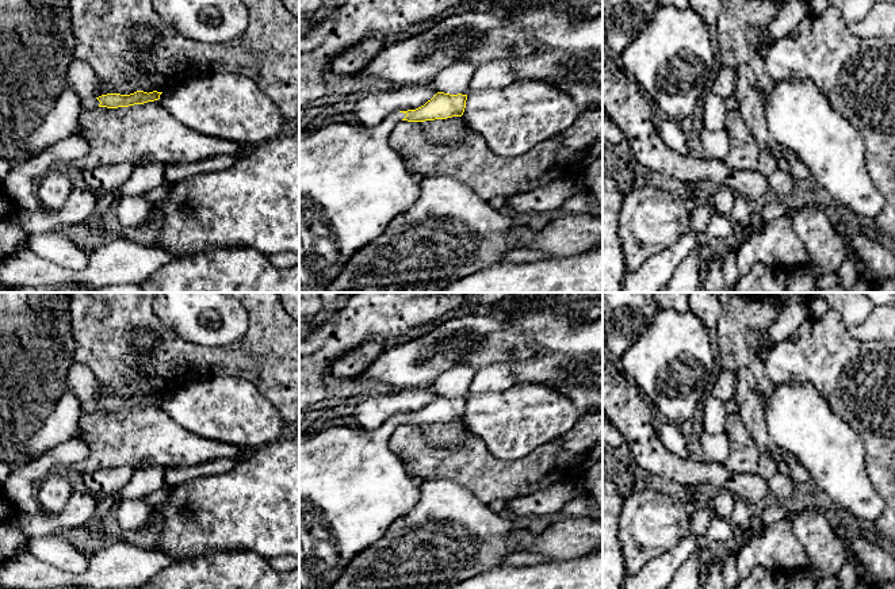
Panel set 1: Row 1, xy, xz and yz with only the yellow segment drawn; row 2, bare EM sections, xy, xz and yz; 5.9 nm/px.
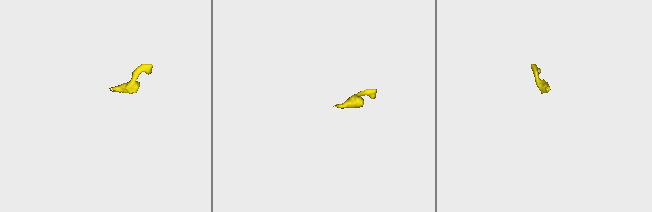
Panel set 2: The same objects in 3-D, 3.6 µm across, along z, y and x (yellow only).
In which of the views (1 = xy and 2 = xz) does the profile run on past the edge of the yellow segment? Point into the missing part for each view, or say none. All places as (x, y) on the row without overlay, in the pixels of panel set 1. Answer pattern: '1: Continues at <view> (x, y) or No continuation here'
1: Continues at xy (90, 406)
2: Continues at xz (352, 486)

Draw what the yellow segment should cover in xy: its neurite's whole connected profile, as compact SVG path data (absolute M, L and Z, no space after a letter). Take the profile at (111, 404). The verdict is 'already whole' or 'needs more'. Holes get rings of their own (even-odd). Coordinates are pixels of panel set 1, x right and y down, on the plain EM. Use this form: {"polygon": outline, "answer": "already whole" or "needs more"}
{"polygon": "M137 394L130 398L121 398L121 397L107 397L102 398L99 401L87 401L83 402L83 412L85 414L91 414L96 410L107 410L107 412L118 412L118 410L129 410L134 408L144 408L148 405L154 405L160 402L160 398L162 395L144 395L144 394Z", "answer": "needs more"}

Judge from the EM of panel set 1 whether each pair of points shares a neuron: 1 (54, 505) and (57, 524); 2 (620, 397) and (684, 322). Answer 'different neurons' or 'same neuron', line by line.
1: different neurons
2: different neurons

